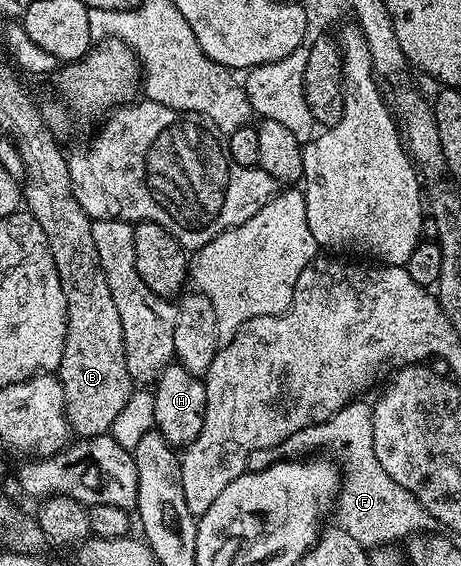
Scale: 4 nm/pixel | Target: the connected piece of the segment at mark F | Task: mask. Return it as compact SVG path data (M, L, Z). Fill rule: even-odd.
M362 399L349 402L322 424L300 428L290 434L280 446L252 452L247 459L247 470L260 472L284 458L304 457L319 450L316 449L318 447L330 449L341 471L341 488L335 506L337 526L353 536L364 548L372 549L390 543L392 539L429 532L429 528L435 526L435 521L410 491L398 486L383 470L382 463L374 452L371 404L360 400Z

